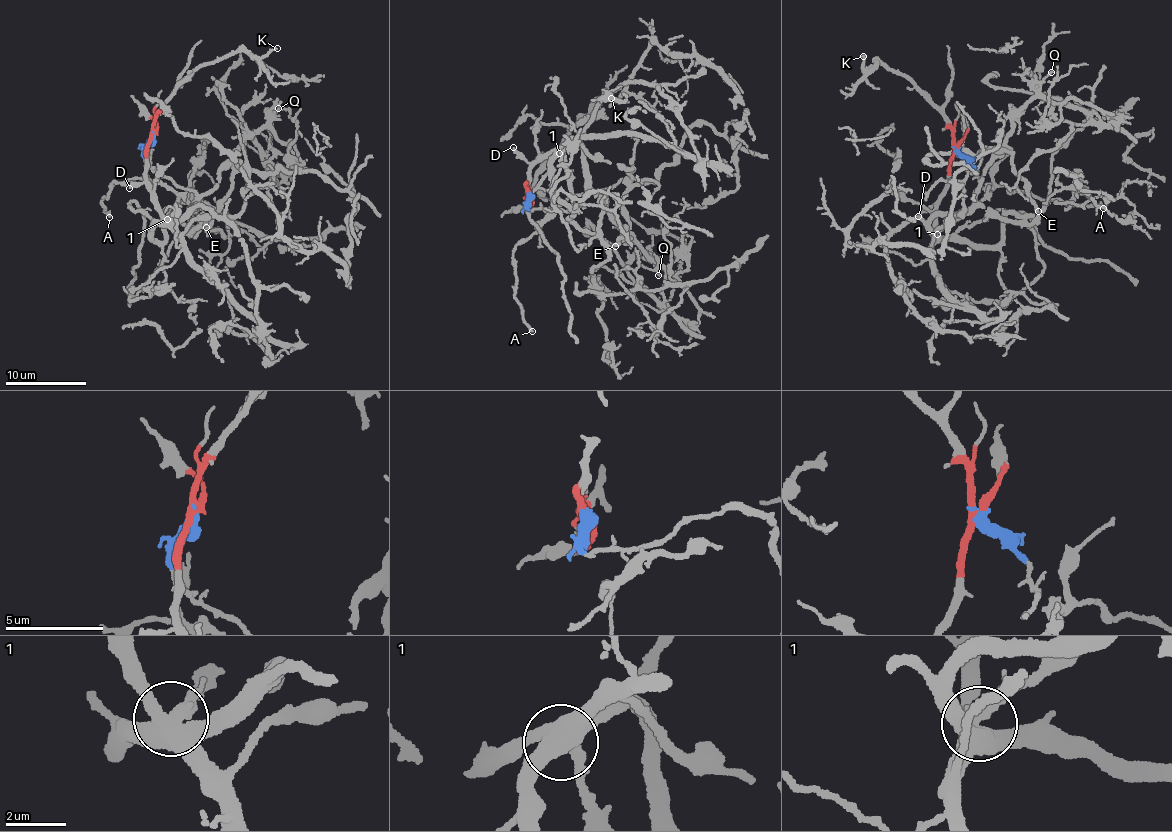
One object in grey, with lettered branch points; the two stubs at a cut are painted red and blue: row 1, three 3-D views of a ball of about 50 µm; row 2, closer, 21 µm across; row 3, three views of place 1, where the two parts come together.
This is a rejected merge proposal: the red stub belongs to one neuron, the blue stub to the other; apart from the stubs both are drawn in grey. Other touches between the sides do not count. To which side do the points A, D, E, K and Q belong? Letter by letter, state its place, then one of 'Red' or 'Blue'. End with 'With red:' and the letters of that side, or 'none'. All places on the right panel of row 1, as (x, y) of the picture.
A: Place: (1103, 208). Red
D: Place: (918, 216). Red
E: Place: (1038, 211). Blue
K: Place: (863, 56). Red
Q: Place: (1051, 72). Blue
With red: A, D, K

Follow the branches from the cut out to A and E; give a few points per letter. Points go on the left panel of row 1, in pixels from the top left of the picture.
A: (152, 135), (148, 186), (155, 209), (175, 212), (176, 193), (140, 178), (110, 185), (109, 217)
E: (152, 135), (145, 161), (199, 194), (215, 185), (225, 168), (232, 169), (231, 190), (206, 228)

